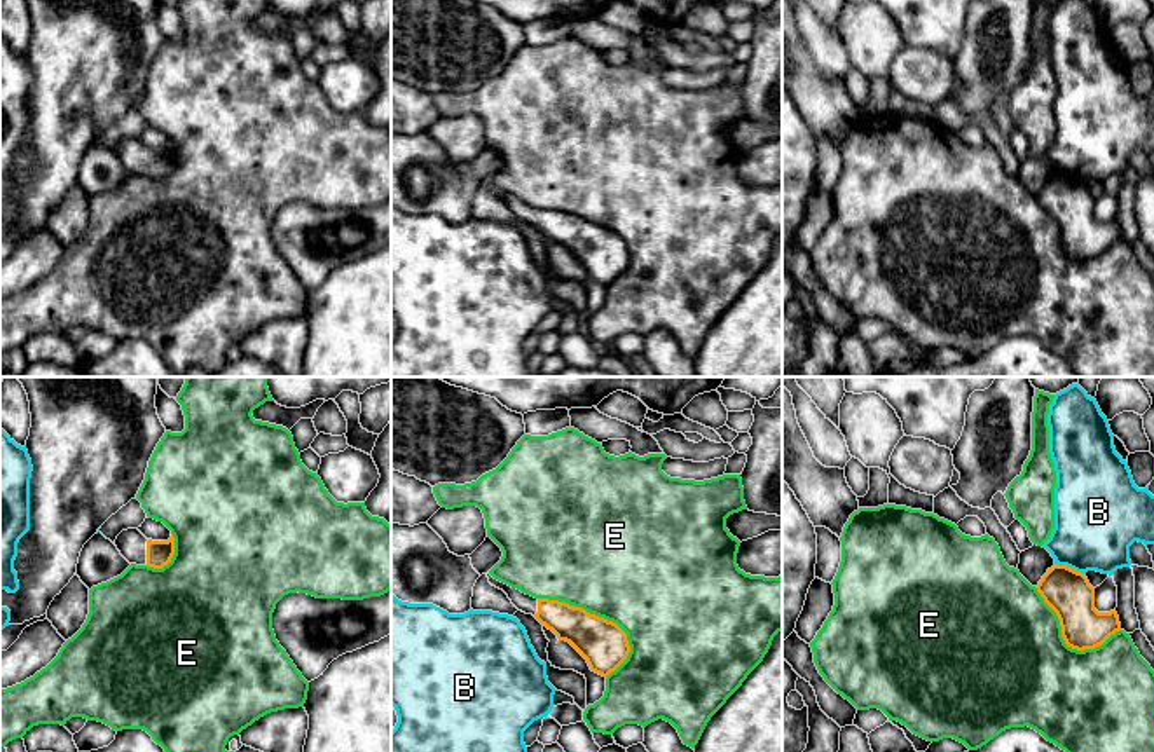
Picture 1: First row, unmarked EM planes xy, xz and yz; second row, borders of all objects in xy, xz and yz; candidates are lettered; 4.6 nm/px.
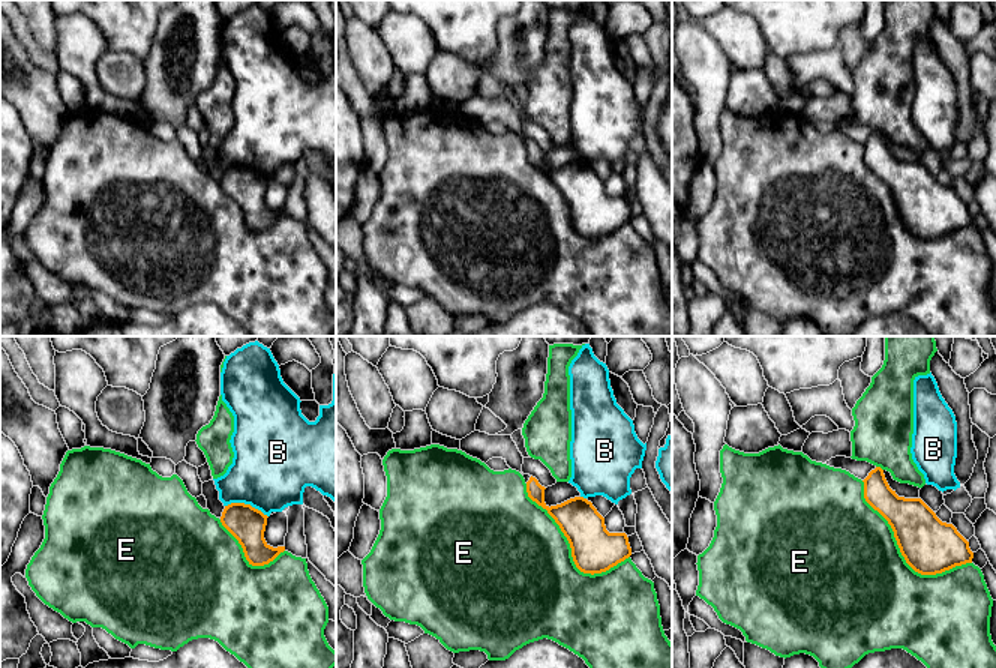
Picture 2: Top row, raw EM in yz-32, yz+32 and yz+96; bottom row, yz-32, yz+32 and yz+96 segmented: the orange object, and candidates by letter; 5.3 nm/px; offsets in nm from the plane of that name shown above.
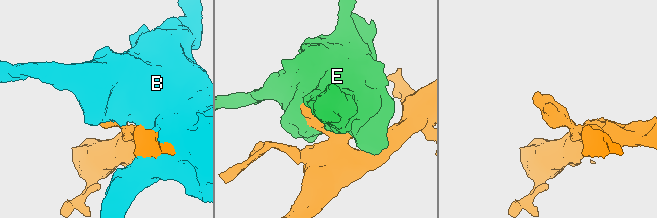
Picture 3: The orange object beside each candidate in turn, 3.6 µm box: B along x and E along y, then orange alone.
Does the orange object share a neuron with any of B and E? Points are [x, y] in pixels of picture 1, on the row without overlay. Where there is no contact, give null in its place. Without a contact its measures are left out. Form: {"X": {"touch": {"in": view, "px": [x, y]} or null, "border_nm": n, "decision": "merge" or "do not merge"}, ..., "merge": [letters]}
{"B": {"touch": {"in": "yz", "px": [1069, 177]}, "border_nm": 150, "decision": "do not merge"}, "E": {"touch": {"in": "xz", "px": [594, 224]}, "border_nm": 500, "decision": "do not merge"}, "merge": []}

